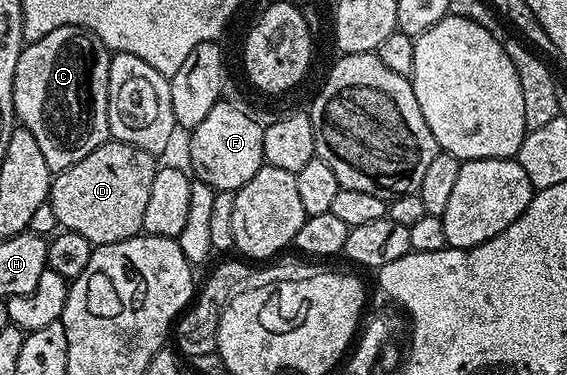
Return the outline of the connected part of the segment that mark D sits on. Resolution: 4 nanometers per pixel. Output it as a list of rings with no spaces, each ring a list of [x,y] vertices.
[[[105,141],[101,147],[94,149],[94,153],[86,153],[86,157],[78,161],[78,165],[55,172],[52,187],[48,190],[47,203],[54,209],[57,224],[64,231],[81,234],[96,247],[133,239],[144,230],[146,200],[150,197],[150,185],[154,181],[157,166],[157,160],[149,151],[143,151],[134,145]]]

